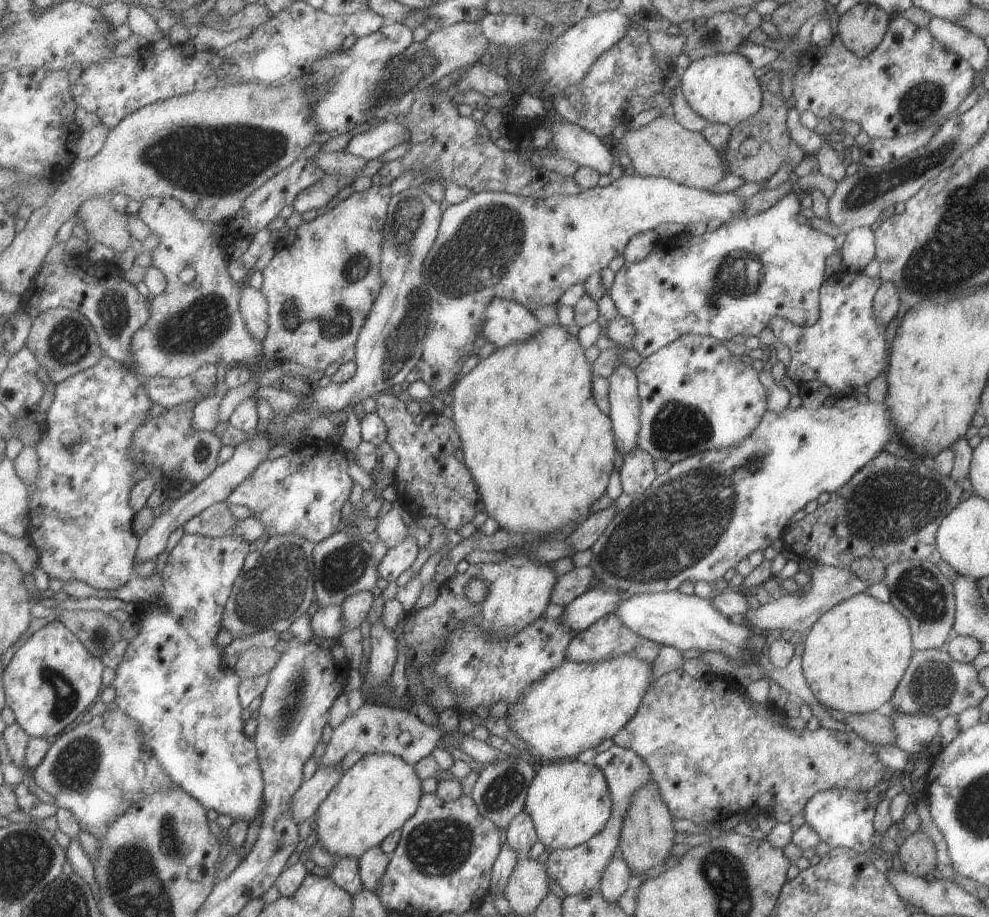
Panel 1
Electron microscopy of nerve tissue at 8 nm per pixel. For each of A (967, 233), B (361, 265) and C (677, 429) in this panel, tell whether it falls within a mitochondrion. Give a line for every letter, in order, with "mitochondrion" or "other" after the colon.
A: mitochondrion
B: mitochondrion
C: mitochondrion

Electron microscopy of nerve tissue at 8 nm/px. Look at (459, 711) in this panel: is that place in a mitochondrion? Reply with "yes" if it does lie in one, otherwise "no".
no

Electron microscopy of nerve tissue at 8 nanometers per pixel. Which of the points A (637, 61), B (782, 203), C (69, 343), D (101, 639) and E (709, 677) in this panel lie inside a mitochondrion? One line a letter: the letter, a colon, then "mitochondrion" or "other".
A: other
B: other
C: mitochondrion
D: mitochondrion
E: other

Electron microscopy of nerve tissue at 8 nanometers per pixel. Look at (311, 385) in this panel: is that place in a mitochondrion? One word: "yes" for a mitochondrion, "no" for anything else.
no

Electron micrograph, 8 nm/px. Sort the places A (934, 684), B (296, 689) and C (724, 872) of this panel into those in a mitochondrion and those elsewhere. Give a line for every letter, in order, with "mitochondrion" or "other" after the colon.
A: mitochondrion
B: mitochondrion
C: mitochondrion

